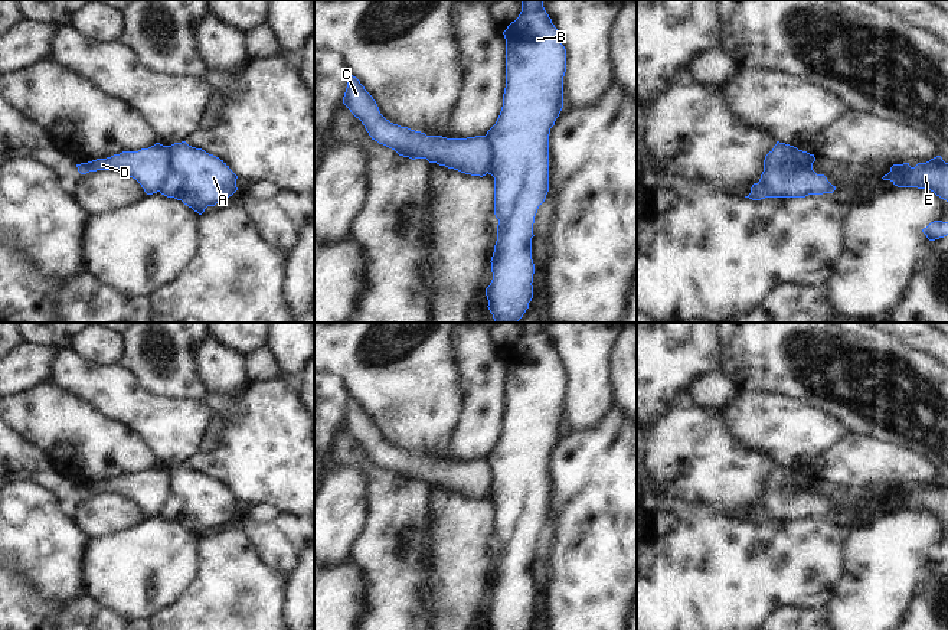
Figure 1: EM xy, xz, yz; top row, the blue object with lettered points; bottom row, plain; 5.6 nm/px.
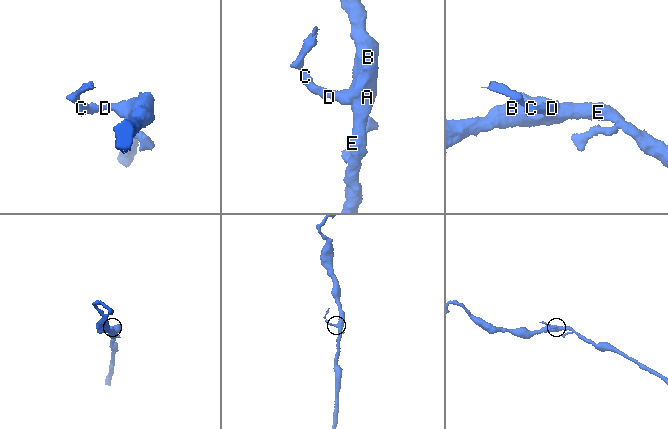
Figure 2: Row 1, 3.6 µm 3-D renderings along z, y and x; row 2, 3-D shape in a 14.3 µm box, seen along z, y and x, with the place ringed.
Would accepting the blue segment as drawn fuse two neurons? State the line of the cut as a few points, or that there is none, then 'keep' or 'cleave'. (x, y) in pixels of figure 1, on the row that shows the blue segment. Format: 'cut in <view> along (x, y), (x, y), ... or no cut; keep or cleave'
cut in xy along (167, 146), (169, 175), (159, 191); cleave

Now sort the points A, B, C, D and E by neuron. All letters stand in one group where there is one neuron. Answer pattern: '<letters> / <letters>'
A B E / C D

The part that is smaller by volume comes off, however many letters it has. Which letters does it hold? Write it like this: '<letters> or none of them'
C, D

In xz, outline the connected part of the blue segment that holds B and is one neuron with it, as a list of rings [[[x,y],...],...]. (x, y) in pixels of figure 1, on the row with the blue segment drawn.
[[[522,0],[522,12],[503,32],[506,88],[503,107],[486,138],[491,146],[488,174],[494,177],[497,241],[491,257],[493,280],[486,288],[494,323],[517,323],[533,298],[532,238],[535,216],[549,192],[549,134],[563,108],[566,49],[542,0]]]

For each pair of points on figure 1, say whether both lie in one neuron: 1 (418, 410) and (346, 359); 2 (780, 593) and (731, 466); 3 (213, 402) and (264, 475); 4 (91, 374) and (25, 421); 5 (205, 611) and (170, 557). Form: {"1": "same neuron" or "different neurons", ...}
{"1": "same neuron", "2": "different neurons", "3": "same neuron", "4": "different neurons", "5": "different neurons"}

